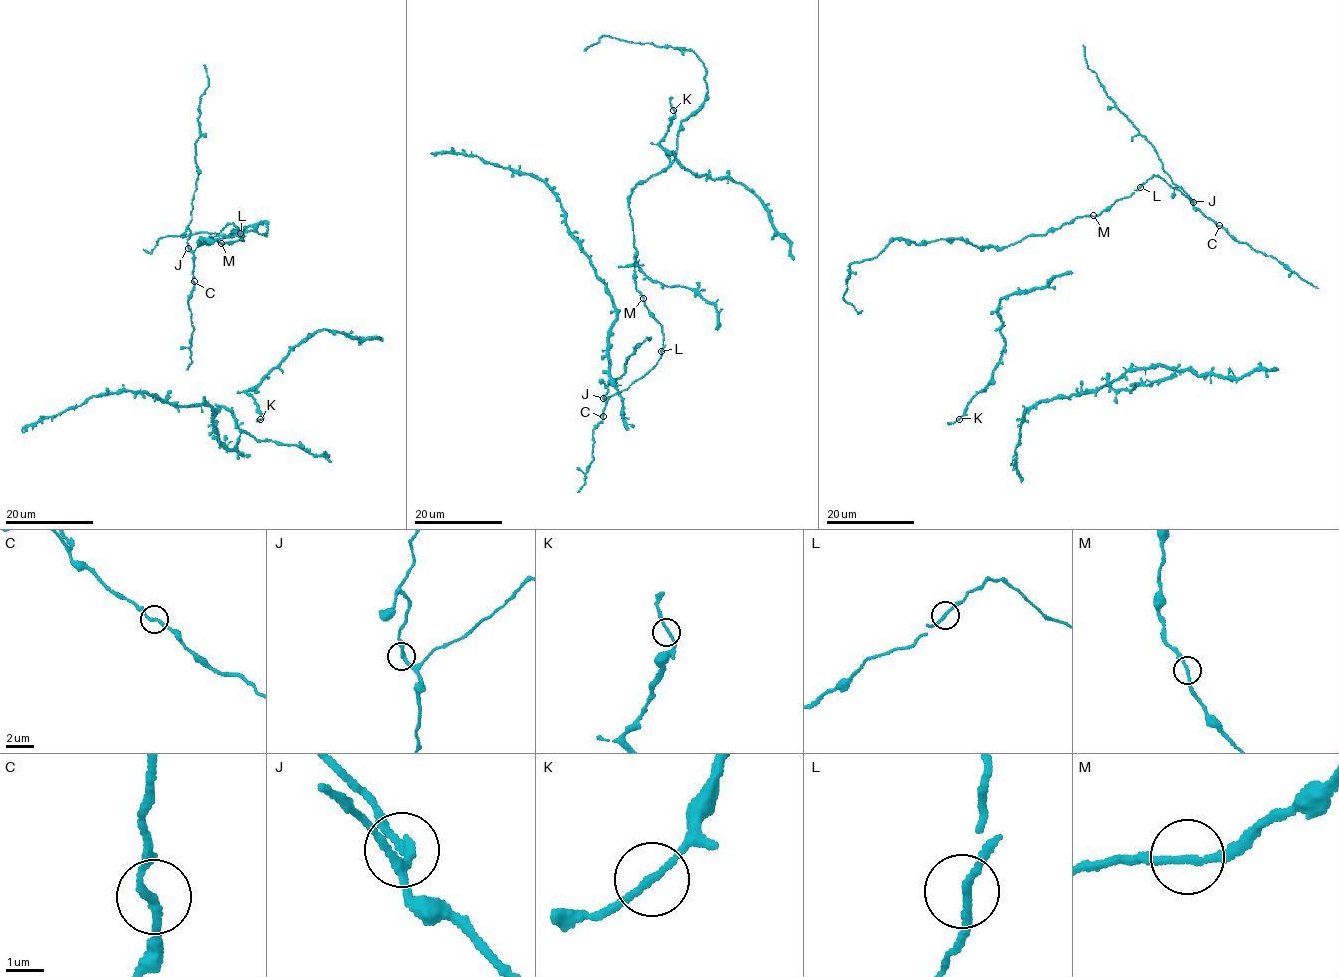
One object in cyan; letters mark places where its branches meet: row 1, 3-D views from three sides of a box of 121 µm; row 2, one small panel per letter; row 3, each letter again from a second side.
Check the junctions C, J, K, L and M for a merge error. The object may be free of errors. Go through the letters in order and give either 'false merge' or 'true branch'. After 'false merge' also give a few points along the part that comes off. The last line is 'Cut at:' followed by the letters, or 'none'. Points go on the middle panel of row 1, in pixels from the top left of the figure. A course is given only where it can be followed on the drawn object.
C: true branch
J: true branch
K: true branch
L: true branch
M: true branch
Cut at: none

